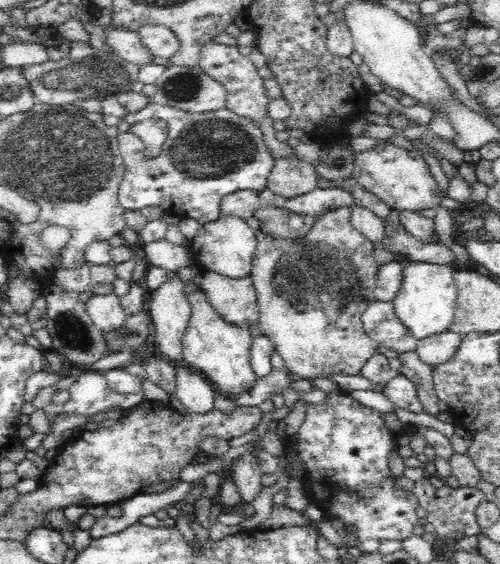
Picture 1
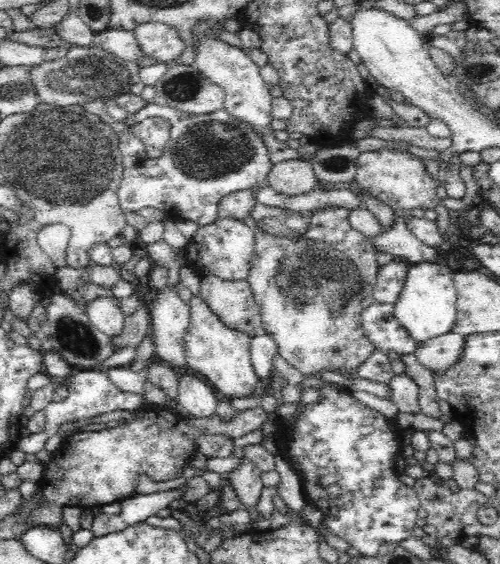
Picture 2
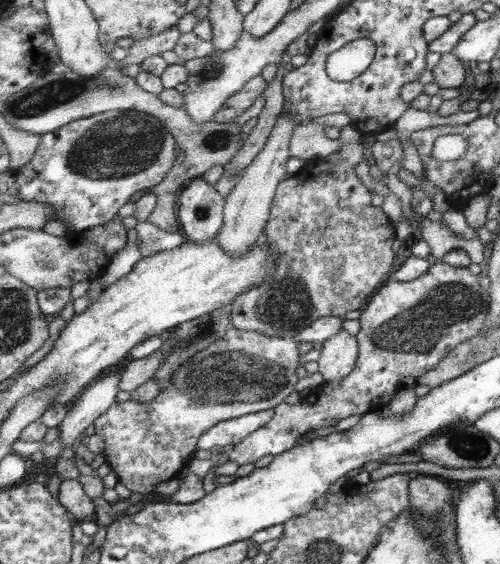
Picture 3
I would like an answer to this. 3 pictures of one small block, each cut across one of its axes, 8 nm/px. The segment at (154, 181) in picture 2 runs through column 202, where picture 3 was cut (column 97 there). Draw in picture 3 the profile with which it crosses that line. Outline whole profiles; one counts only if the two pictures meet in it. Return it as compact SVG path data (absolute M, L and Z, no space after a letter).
M110 110L93 114L40 135L32 160L15 171L15 181L19 184L17 197L26 202L52 206L59 220L66 219L71 224L72 233L76 234L112 220L125 204L135 202L134 196L140 190L160 184L166 172L172 168L174 156L176 140L155 116L136 110Z

